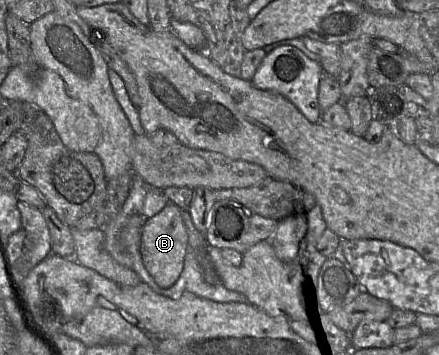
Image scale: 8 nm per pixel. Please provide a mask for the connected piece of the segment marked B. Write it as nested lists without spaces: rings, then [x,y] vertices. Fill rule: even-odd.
[[[169,202],[158,214],[146,220],[142,230],[140,253],[142,261],[155,282],[163,289],[171,287],[179,278],[188,249],[189,234],[181,208]]]

